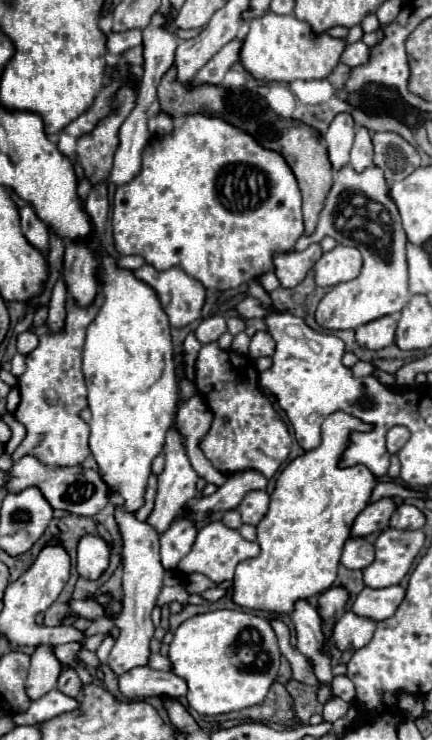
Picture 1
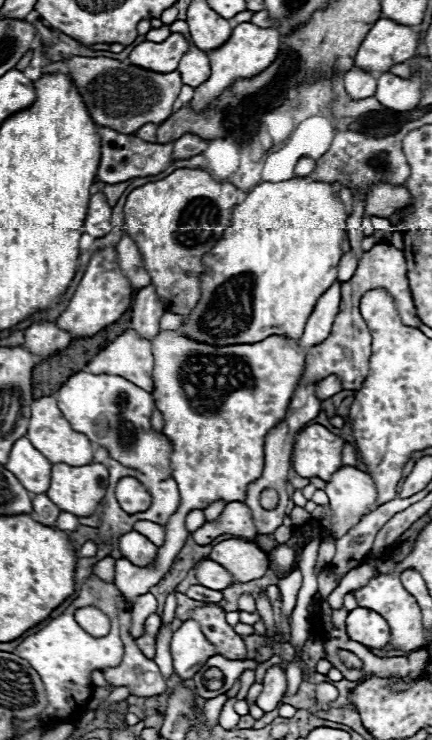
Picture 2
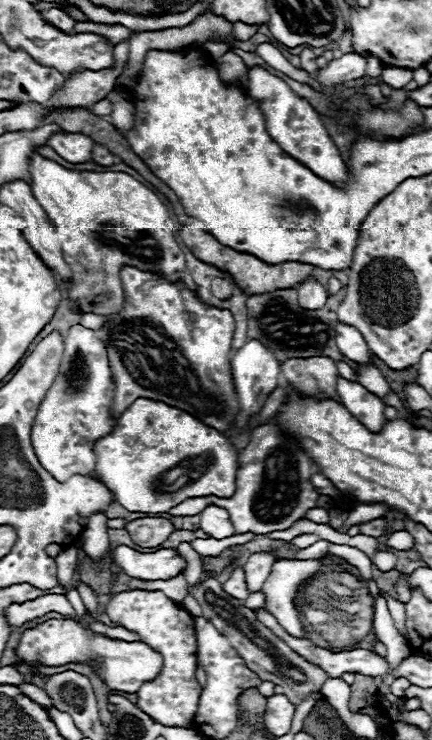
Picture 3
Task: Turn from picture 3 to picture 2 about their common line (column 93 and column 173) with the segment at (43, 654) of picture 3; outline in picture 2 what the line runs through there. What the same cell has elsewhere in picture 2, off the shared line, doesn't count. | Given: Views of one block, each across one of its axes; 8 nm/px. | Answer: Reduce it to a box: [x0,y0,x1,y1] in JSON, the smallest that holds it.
[170,620,216,680]

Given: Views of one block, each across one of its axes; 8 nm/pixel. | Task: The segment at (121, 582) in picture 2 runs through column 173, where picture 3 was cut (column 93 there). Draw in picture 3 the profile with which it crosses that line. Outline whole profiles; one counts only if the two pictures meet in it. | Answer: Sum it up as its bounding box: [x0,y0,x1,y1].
[32,324,116,562]

